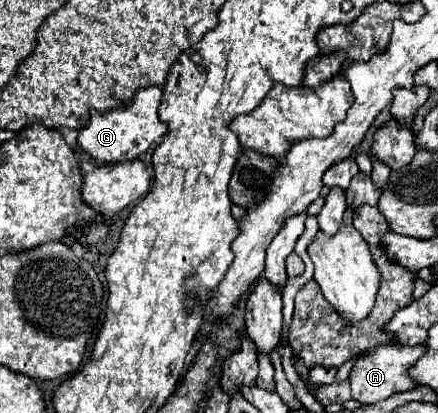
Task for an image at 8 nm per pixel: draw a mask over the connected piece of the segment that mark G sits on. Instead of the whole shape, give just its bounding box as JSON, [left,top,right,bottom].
[77,87,167,163]

